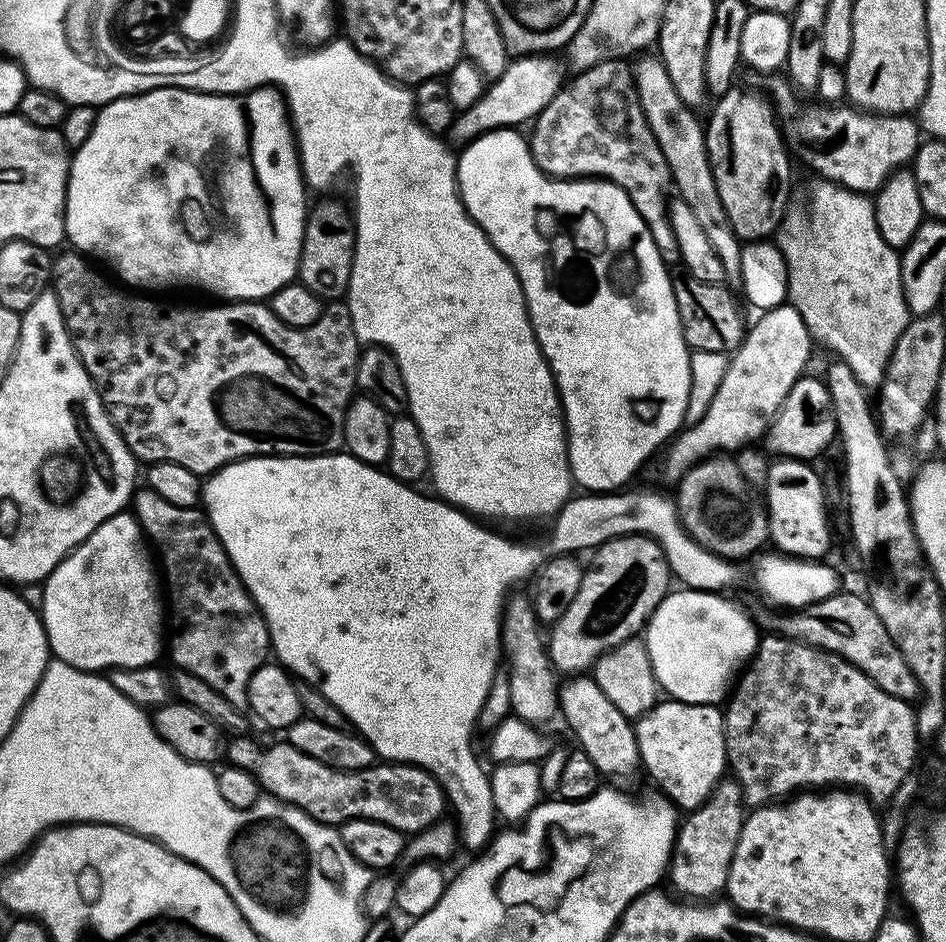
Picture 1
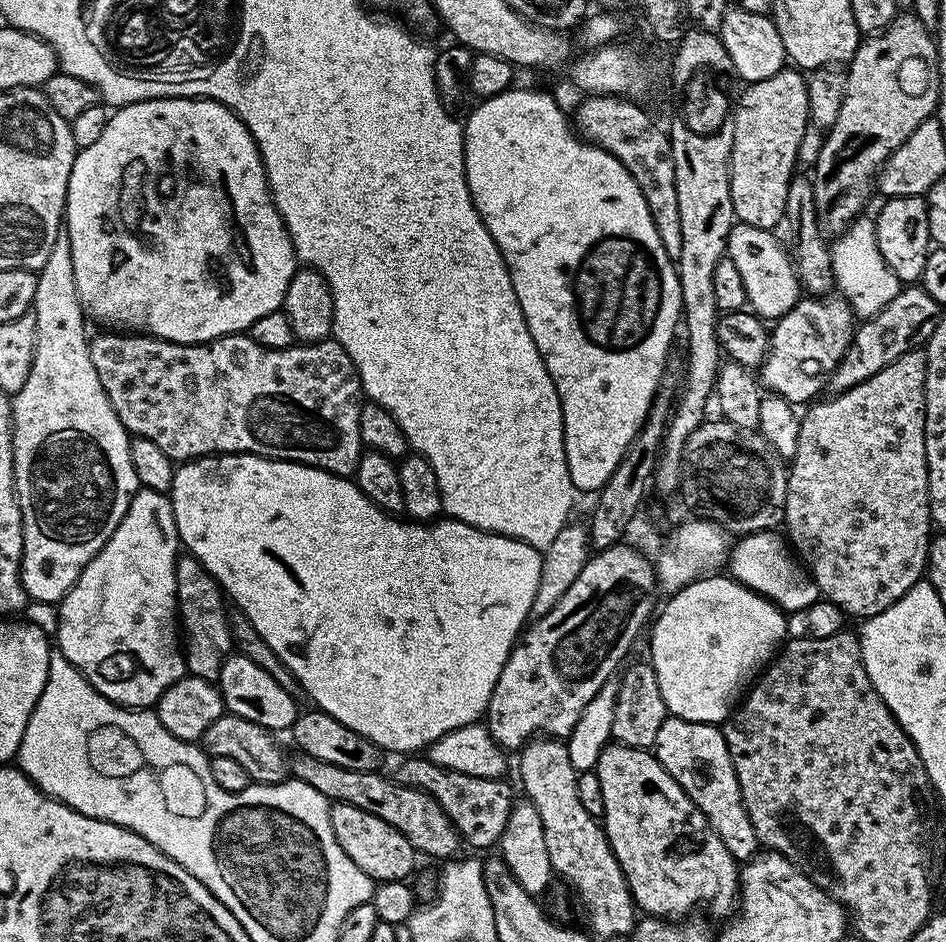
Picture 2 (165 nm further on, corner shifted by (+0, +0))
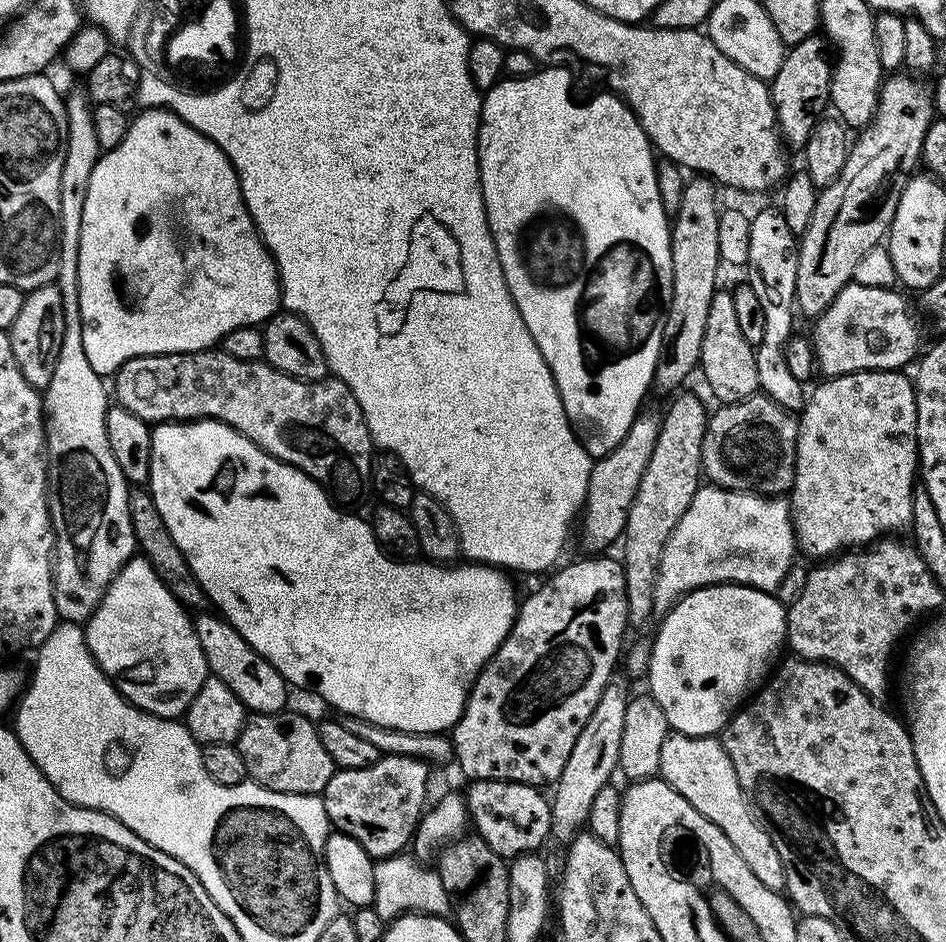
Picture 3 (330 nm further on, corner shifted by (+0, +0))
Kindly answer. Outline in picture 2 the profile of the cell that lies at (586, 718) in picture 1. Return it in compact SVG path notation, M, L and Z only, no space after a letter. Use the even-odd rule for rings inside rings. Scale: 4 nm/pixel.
M610 742L602 750L602 754L598 758L594 771L598 782L602 782L602 806L604 807L602 827L604 833L608 835L608 845L612 848L614 858L618 858L618 866L626 878L628 888L632 892L632 898L637 909L639 909L641 913L650 916L684 918L691 913L688 911L690 911L695 904L704 904L707 900L712 900L713 914L716 916L725 915L724 917L727 917L738 904L738 861L732 857L730 850L726 850L722 838L718 838L718 834L712 829L710 822L702 814L702 810L698 810L698 806L685 794L682 790L682 786L678 786L678 782L674 782L674 778L670 778L670 774L656 761L655 755L653 755L651 751L642 748L631 748L625 744Z

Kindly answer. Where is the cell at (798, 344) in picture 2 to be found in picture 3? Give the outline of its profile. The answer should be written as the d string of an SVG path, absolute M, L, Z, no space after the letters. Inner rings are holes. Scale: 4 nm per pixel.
M853 282L838 293L821 316L815 317L813 324L816 325L810 331L810 339L819 371L824 372L825 377L845 376L851 372L900 370L905 367L903 364L911 365L917 359L921 351L917 309L914 304L912 309L911 302L903 296L905 293L900 292L879 288L876 284Z

